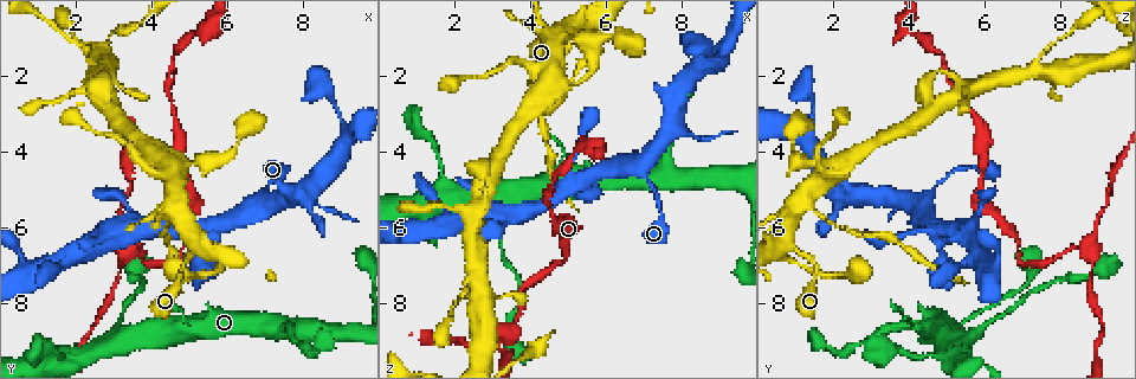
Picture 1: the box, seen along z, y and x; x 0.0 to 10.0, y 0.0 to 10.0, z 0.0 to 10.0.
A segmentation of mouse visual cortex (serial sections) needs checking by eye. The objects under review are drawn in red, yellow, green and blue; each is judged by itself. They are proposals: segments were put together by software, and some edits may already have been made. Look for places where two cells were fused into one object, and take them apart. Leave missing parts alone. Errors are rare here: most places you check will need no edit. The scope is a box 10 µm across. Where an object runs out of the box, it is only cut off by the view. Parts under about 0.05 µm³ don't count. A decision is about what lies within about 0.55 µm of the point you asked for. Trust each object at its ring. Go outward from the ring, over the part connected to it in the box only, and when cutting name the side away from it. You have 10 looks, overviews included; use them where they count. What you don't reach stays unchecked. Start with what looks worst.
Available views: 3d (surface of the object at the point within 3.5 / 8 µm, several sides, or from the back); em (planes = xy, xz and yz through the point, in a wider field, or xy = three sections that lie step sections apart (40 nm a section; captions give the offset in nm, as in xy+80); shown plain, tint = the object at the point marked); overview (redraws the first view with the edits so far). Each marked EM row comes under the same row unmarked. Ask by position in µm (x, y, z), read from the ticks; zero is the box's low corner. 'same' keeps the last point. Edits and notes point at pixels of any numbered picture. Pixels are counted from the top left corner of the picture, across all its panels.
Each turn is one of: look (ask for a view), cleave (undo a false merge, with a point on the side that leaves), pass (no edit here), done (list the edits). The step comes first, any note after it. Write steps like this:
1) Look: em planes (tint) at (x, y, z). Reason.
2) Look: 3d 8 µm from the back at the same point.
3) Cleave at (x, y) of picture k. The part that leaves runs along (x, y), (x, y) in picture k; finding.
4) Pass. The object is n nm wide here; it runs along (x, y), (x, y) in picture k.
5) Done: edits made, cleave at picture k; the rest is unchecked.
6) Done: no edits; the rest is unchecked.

Look: 3d 8 µm at (3.25, 5.85, 9.00). Calibre changes.

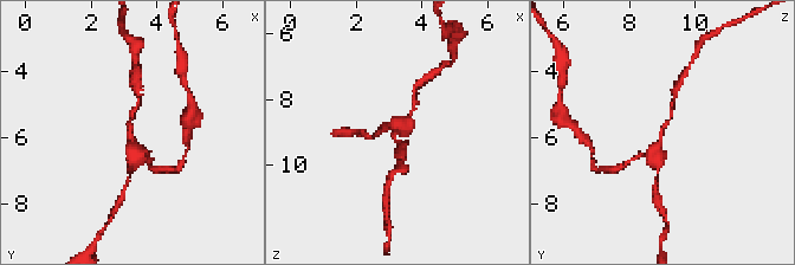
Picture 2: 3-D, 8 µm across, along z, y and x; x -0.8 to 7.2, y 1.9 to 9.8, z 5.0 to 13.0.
Look: em xy step 5 (tint) at the same point. Need the tissue.

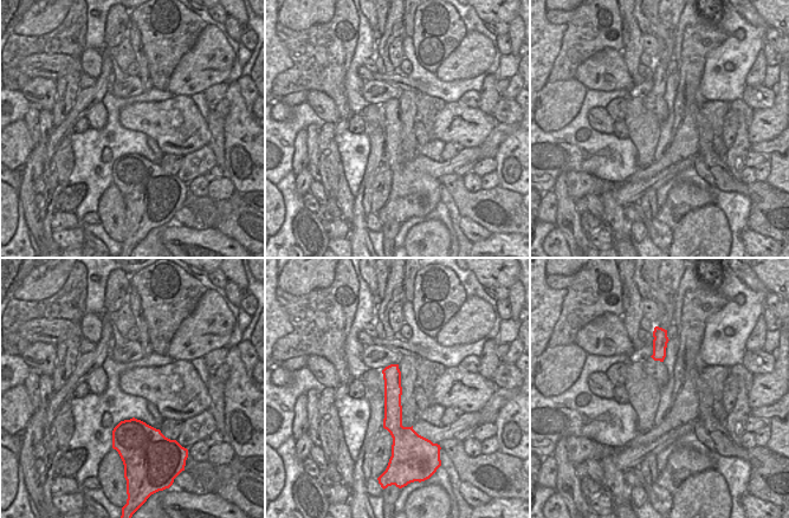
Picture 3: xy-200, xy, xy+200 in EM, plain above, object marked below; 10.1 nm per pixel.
Pass. The object is 190 nm wide here; it runs along (648, 155), (659, 146), (673, 99) in picture 2; continuous, no second cell.

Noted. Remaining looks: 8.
Look: 3d 3.5 µm at (3.10, 8.55, 6.25). Thick turns thin.

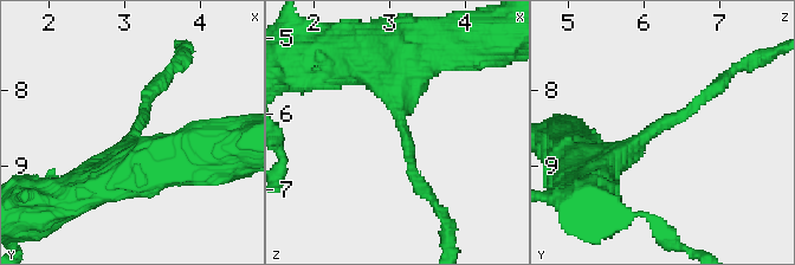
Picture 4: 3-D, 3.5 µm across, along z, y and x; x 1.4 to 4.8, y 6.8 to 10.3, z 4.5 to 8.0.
Look: em xy step 3 (tint) at (3.15, 8.50, 6.15).

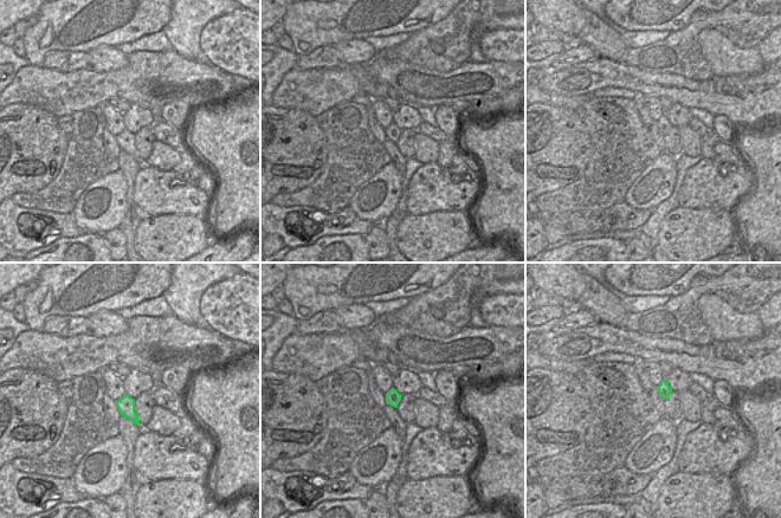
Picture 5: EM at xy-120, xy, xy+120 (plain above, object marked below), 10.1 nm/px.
Look: em xy step 1 (tint) at the same point.

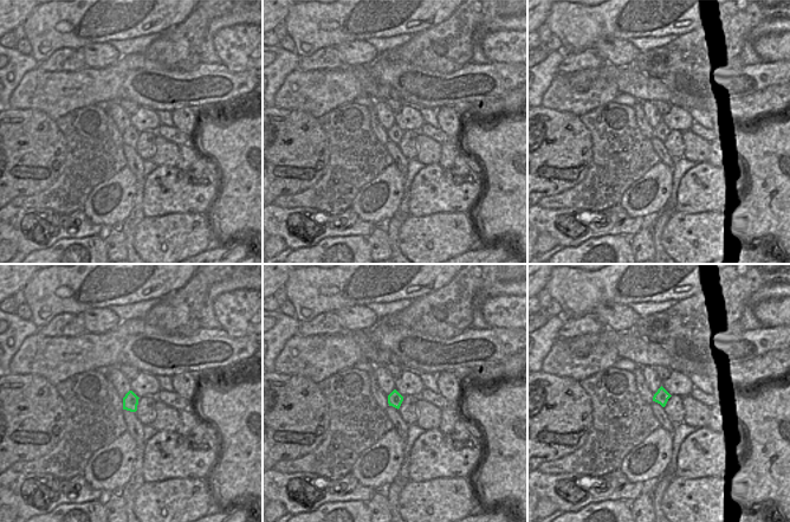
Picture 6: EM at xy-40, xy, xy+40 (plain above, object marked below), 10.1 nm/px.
Pass. The arms are 150, 450 nm wide; it runs along (593, 162), (687, 115), (717, 86) in picture 4; all the same cell.

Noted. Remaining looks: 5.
Look: 3d 3.5 µm at (4.95, 4.40, 2.25). Abrupt turn.

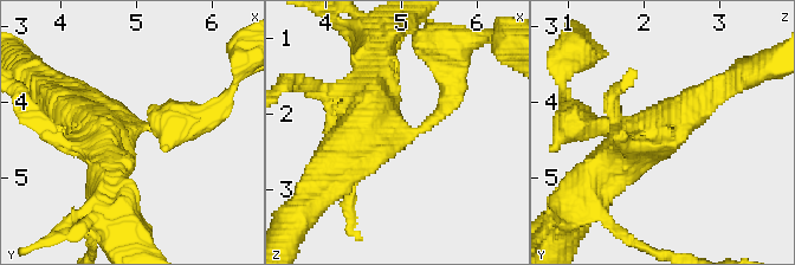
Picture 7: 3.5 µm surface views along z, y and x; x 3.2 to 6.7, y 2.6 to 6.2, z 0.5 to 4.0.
Look: em planes (tint) at (4.90, 4.35, 2.20). 4 arms meet here; the arms are 150, 200, 450, 500 nm wide.

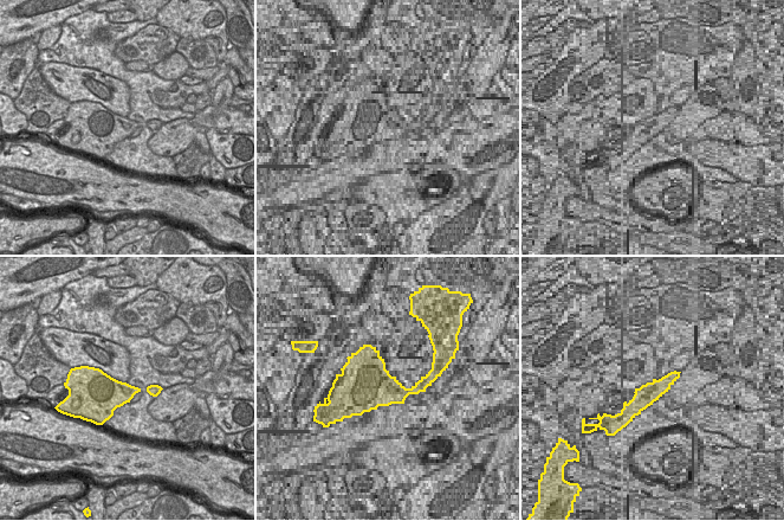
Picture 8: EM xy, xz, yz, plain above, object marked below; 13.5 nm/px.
Pass. It runs along (585, 186), (626, 146), (699, 98) in picture 7; continuous, no second cell.

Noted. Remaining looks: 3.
Look: 3d 3.5 µm at (5.80, 6.85, 0.70). Four-way junction.

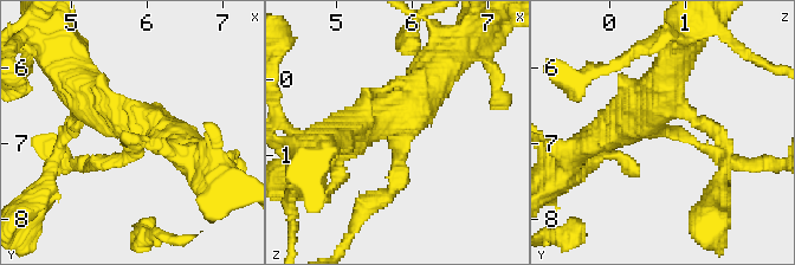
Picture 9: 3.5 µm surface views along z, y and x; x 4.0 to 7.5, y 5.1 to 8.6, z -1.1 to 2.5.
Look: em xy step 5 (tint) at (5.80, 6.85, 0.70). Now the EM.

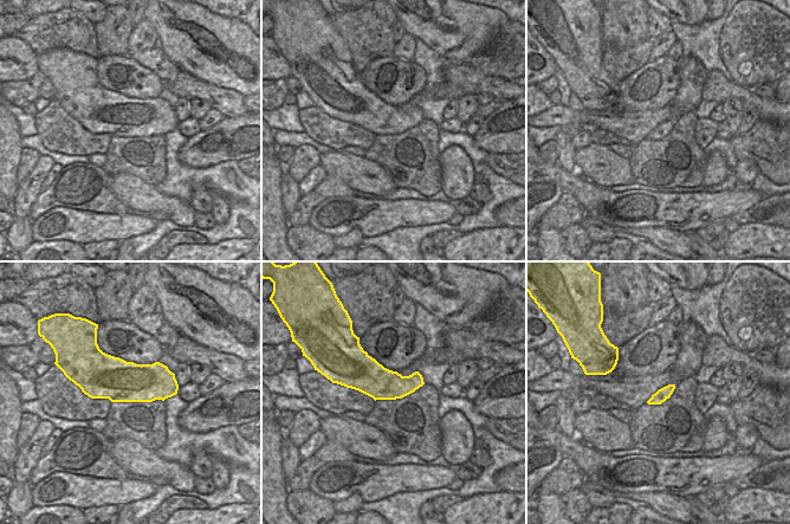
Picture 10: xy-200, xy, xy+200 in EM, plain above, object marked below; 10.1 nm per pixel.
Pass. 4 arms meet here; the arms are 150, 200, 400, 500 nm wide; it runs along (674, 102), (655, 128), (729, 160) in picture 9; continuous, no second cell.

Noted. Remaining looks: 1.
Done: no edits; the rest is unchecked.

